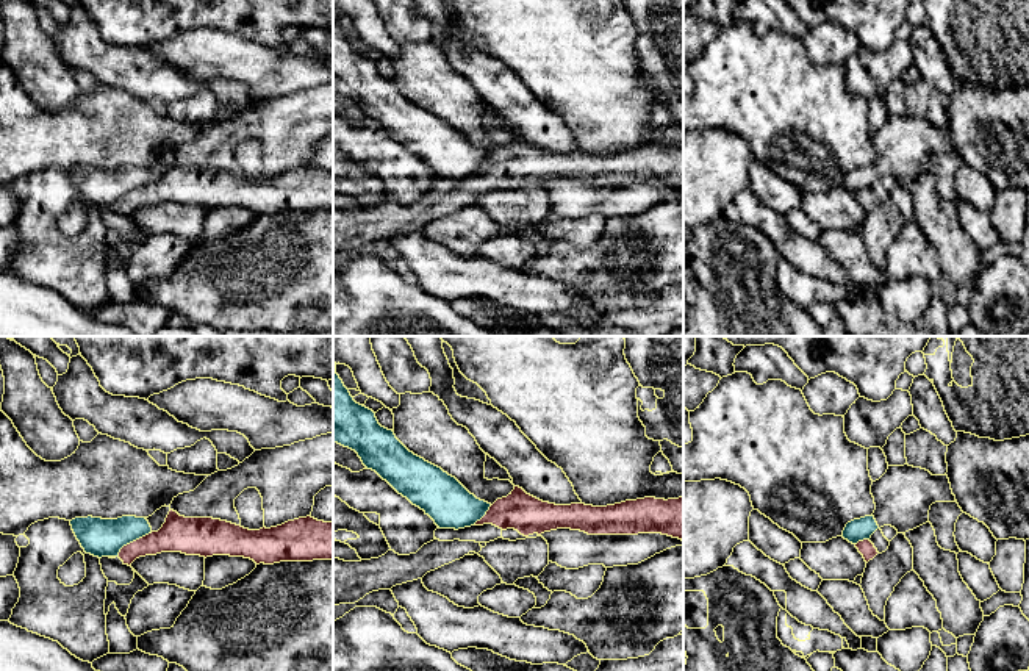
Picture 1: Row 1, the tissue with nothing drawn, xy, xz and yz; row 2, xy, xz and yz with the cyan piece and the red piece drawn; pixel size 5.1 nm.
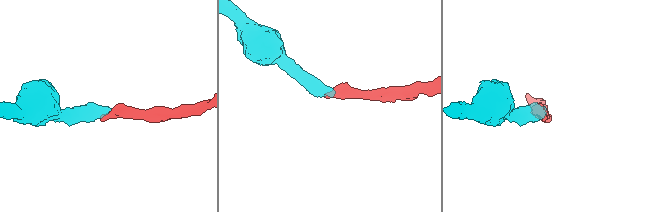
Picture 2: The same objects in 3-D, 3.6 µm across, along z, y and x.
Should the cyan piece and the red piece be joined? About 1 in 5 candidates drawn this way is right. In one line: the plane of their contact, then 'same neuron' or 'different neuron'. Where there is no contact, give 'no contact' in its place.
contact in xy; different neuron

